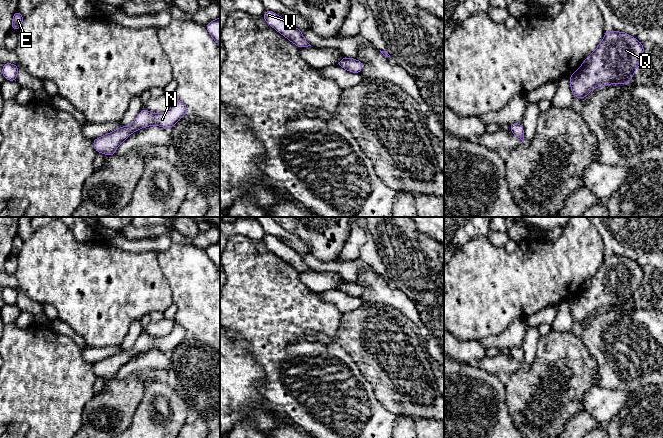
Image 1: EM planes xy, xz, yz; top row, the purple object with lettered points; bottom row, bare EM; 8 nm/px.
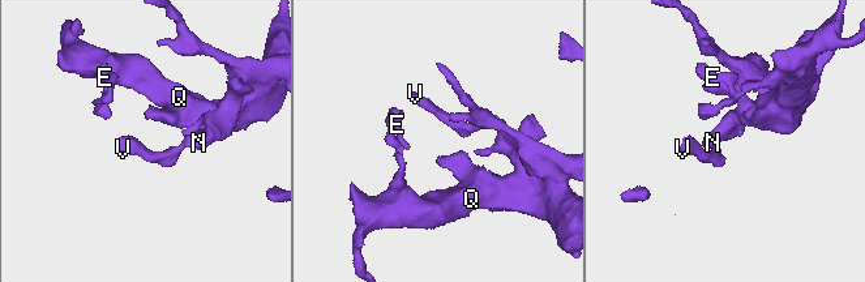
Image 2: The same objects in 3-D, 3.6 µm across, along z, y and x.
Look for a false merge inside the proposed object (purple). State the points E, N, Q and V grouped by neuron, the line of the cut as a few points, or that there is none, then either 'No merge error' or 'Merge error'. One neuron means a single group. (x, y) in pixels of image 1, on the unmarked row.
Groups: E N Q V. No split. No merge error

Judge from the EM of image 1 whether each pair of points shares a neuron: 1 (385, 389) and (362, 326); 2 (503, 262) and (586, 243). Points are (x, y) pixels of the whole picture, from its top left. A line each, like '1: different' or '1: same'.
1: same
2: same

